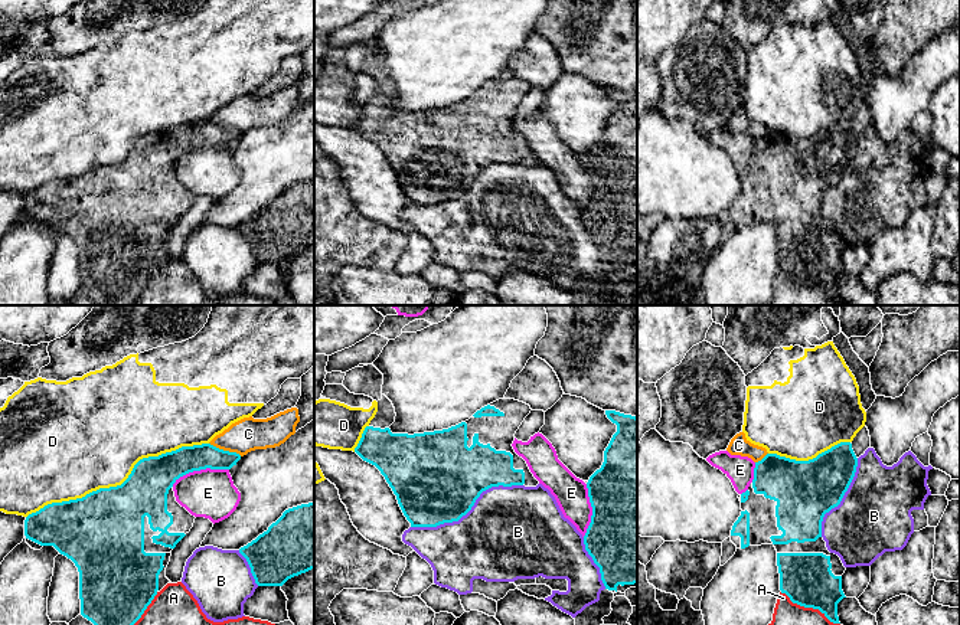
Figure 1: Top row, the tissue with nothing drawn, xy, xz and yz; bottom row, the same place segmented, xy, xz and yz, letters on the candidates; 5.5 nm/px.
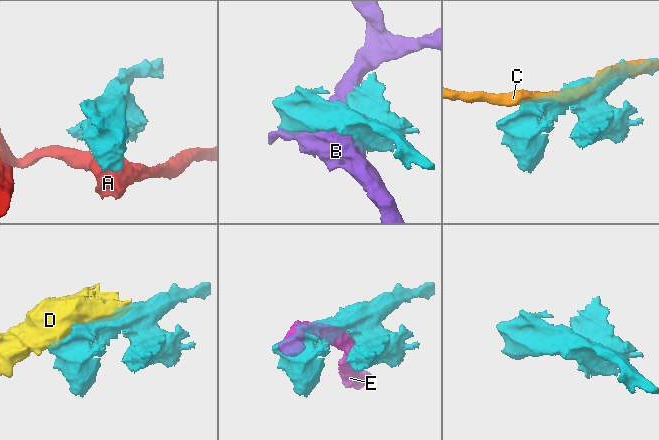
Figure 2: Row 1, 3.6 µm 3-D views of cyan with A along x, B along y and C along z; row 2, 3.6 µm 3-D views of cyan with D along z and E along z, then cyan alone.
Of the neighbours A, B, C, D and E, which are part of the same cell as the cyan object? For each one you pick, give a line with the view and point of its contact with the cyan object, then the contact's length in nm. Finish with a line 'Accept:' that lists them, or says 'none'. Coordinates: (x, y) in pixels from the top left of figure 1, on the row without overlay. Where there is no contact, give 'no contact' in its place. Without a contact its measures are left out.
Accept: none

